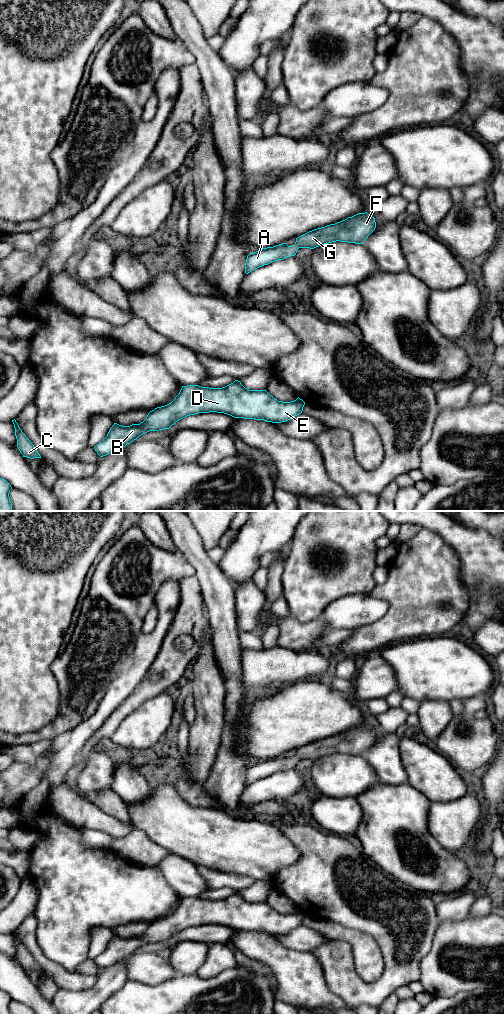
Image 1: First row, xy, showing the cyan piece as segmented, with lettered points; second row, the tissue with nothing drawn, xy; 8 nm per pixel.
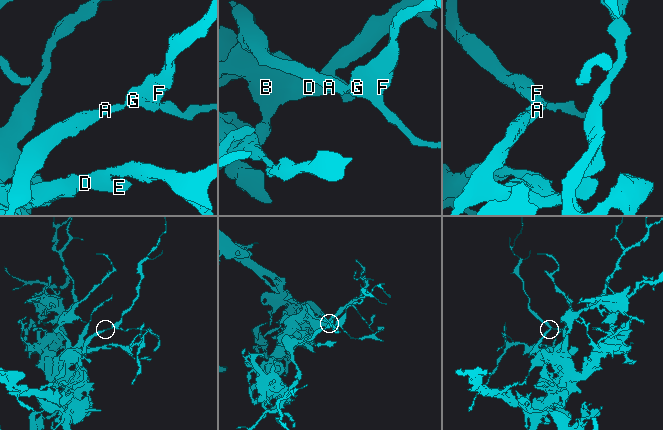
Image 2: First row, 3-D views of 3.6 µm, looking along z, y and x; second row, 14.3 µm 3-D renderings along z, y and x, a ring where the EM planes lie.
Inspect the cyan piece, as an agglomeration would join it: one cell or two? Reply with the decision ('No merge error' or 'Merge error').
No merge error

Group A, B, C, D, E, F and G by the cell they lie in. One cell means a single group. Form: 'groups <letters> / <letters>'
groups A B C D E F G

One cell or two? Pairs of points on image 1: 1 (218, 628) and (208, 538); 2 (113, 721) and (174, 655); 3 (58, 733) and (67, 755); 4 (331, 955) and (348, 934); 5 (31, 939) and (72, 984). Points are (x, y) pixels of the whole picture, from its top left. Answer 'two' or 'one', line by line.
1: two
2: one
3: two
4: two
5: one

